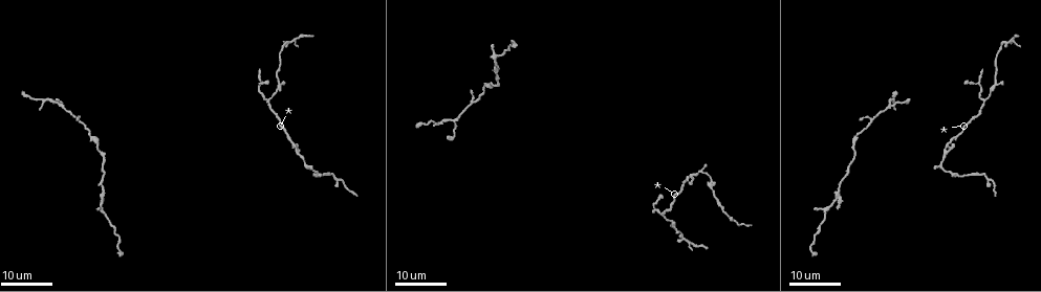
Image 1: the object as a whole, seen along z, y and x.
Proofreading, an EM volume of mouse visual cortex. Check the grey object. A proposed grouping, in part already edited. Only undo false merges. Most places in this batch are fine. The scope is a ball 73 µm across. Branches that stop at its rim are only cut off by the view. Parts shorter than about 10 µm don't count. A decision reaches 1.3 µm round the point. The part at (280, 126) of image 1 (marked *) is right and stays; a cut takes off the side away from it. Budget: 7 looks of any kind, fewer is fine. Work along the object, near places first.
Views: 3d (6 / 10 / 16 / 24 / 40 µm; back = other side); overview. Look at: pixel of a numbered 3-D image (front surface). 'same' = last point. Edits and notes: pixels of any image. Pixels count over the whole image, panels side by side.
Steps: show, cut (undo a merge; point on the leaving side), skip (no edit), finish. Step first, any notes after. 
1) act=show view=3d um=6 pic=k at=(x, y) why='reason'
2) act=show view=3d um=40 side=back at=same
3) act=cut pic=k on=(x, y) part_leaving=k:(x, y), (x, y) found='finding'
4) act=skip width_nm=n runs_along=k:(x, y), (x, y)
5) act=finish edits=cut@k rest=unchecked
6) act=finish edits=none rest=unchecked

act=show view=3d um=24 pic=1 at=(985, 100) why='a fork'

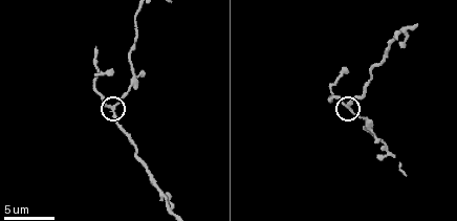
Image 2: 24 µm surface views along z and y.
act=show view=3d um=10 pic=2 at=(114, 108) why='closer look'

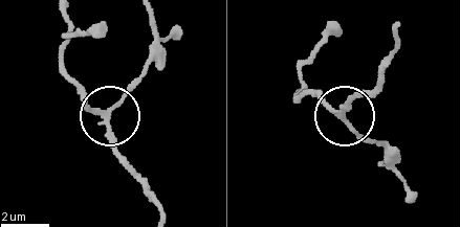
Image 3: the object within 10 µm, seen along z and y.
act=cut pic=3 on=(86, 103) width_nm=170 part_leaving=3:(106, 119), (144, 68), (154, 20) found='a second cell is stuck on'

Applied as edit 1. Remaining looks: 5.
act=show view=overview

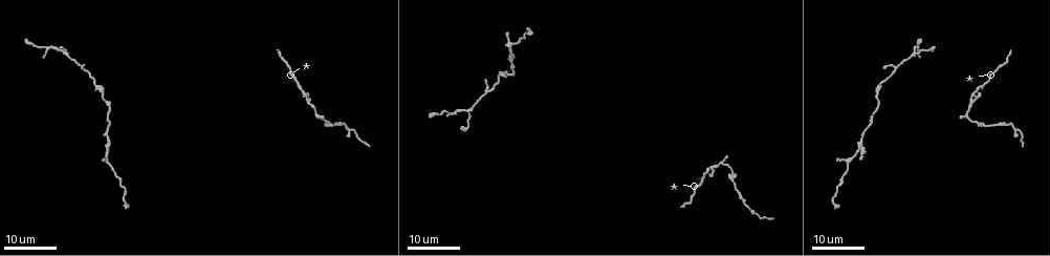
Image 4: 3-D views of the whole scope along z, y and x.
act=show view=3d um=16 pic=4 at=(107, 104)

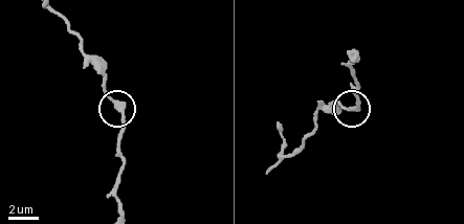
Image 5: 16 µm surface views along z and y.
act=show view=3d um=6 pic=5 at=(352, 108)

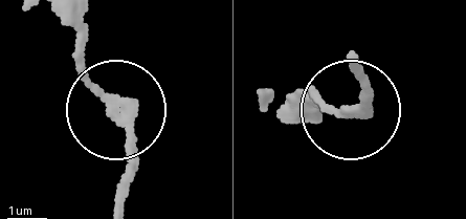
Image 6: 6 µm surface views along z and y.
act=skip found='one cell here'

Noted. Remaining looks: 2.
act=show view=3d um=24 pic=4 at=(512, 51)

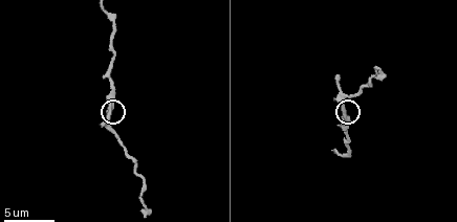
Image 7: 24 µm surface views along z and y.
act=show view=3d um=10 pic=7 at=(110, 107) why='zoom in'

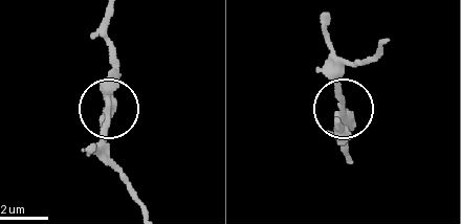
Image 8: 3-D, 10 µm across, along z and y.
act=skip found='continuous, no second cell'

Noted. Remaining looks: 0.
act=finish edits=cut@3 rest=unchecked

